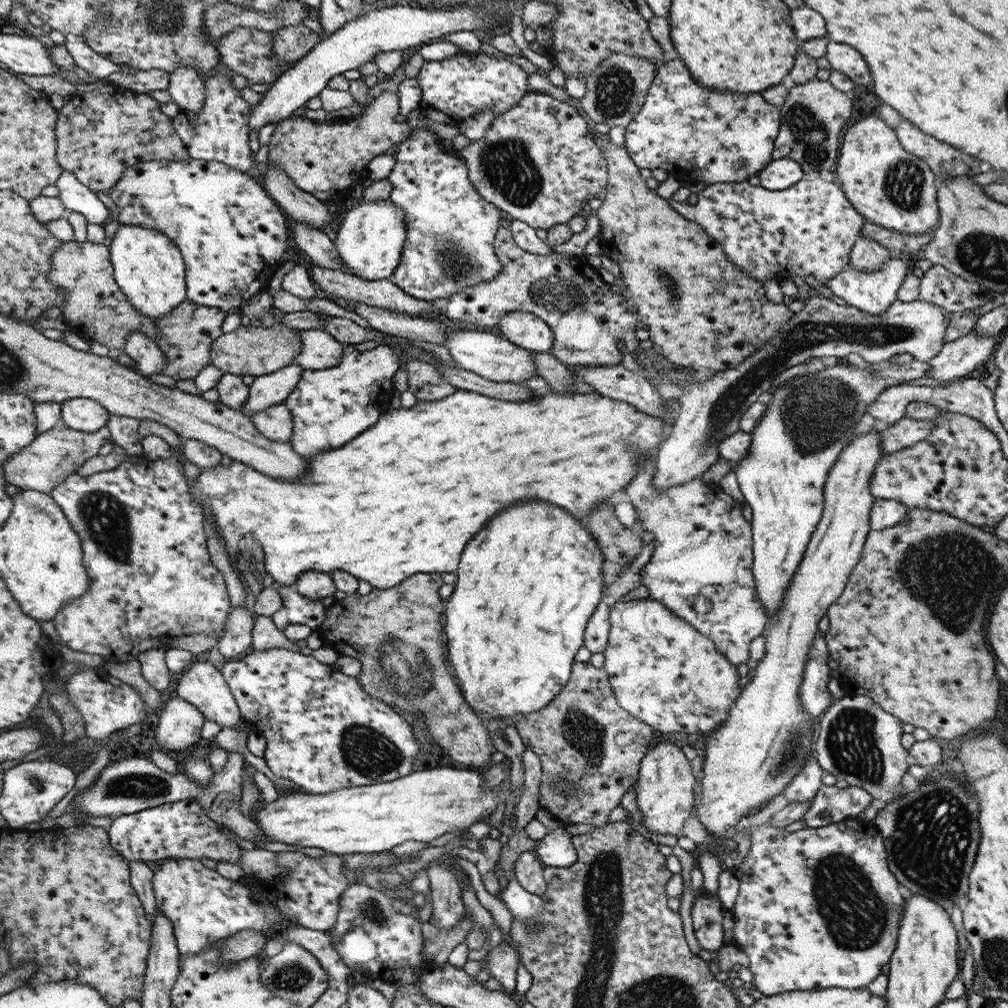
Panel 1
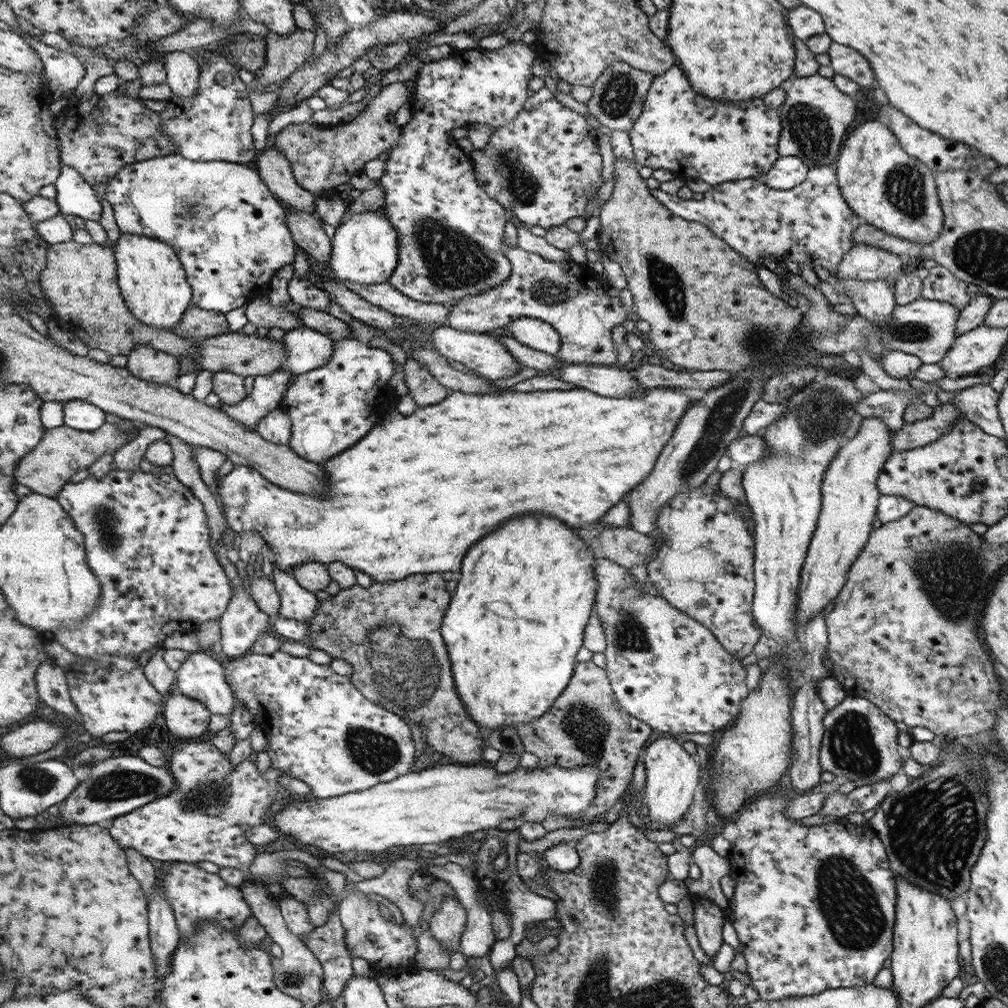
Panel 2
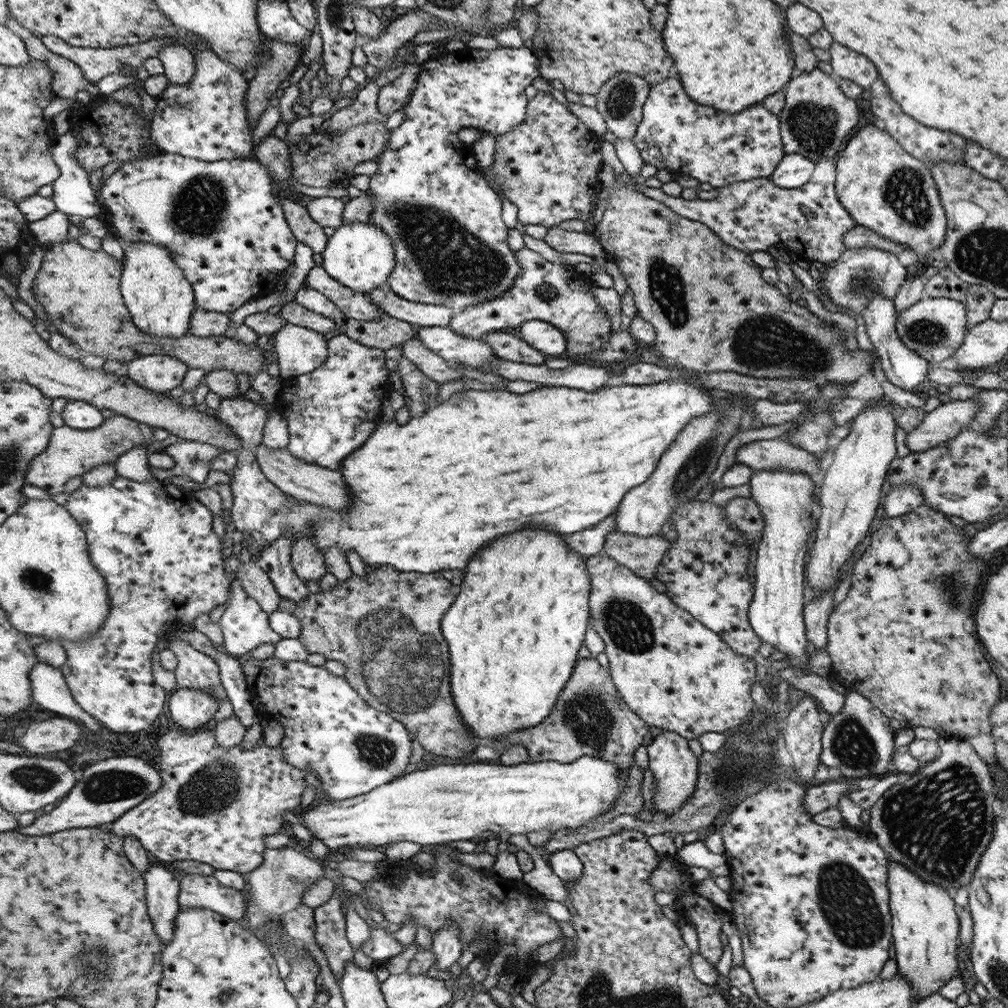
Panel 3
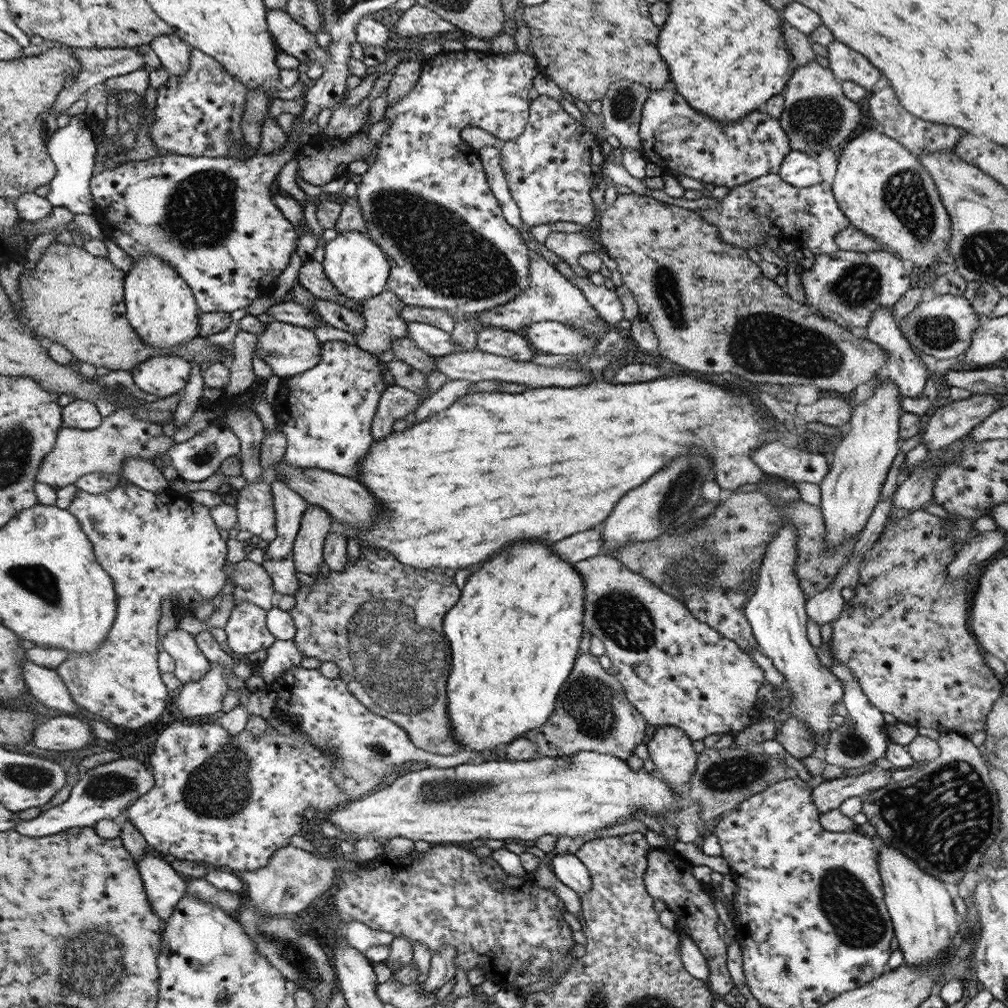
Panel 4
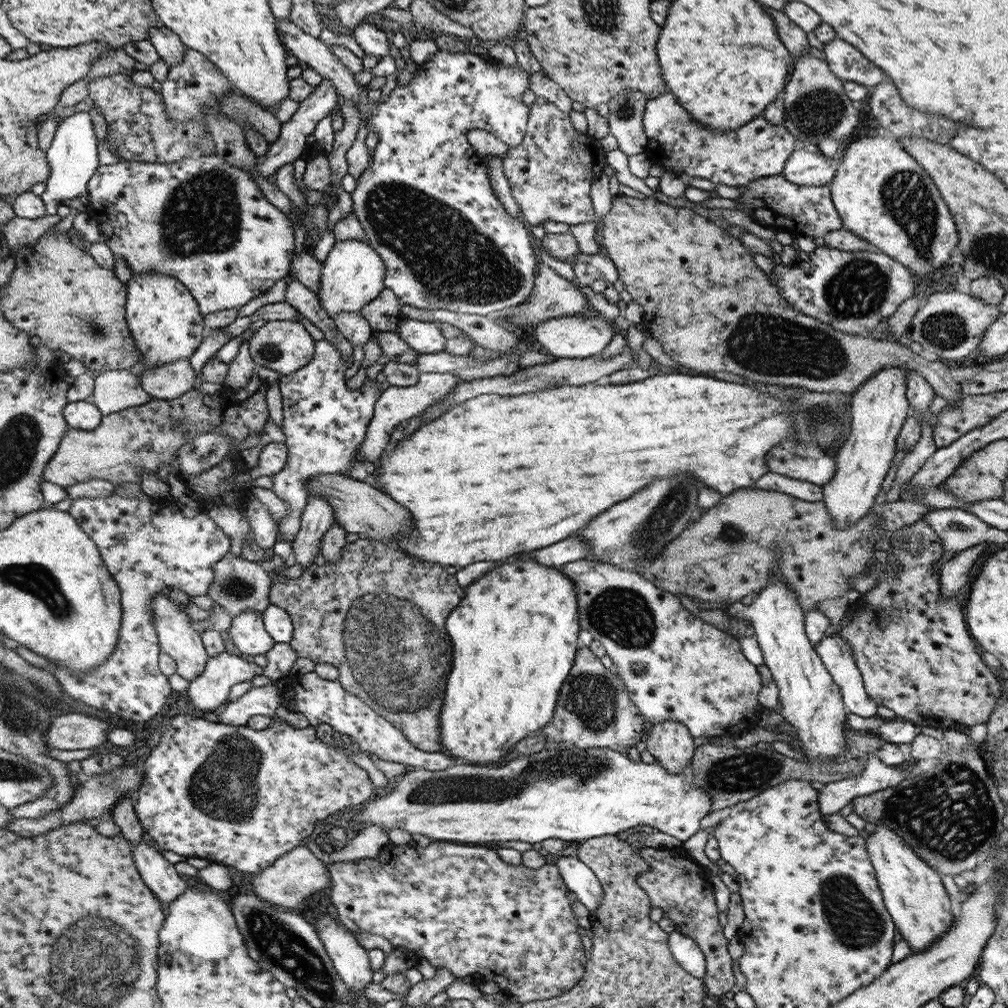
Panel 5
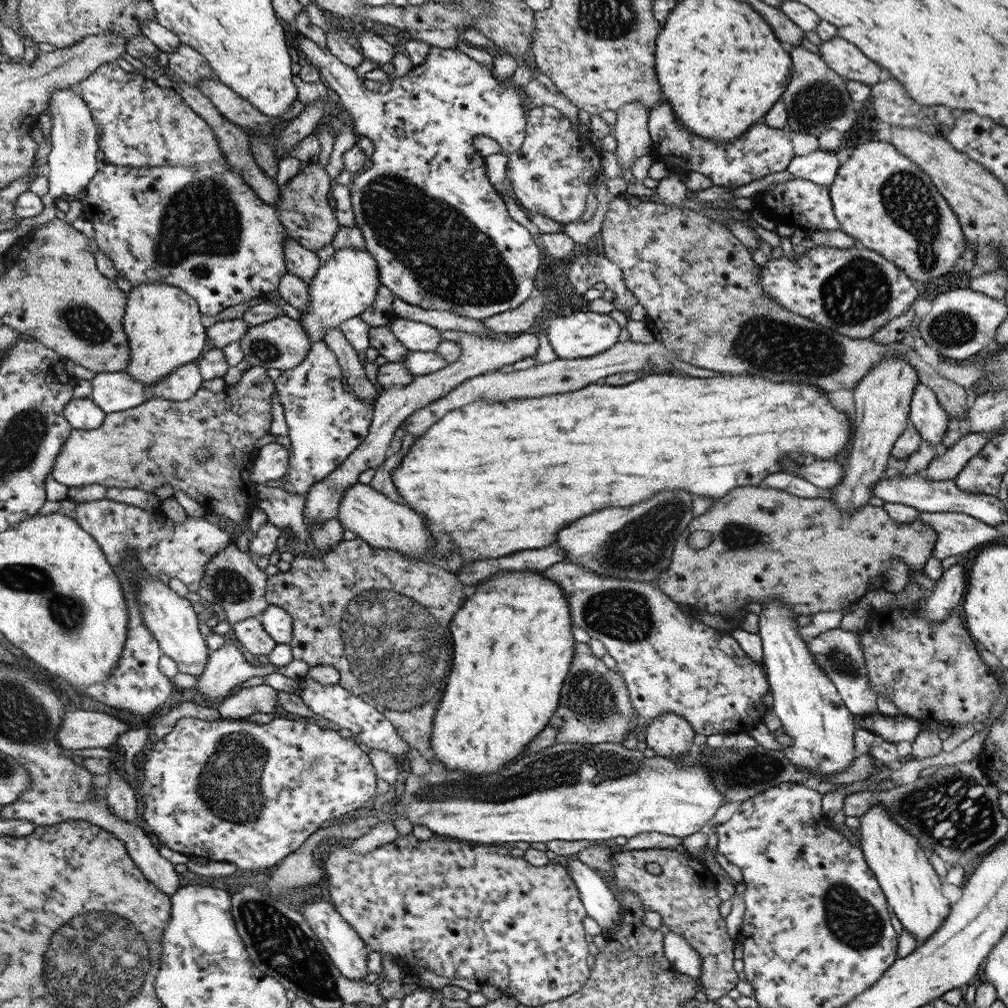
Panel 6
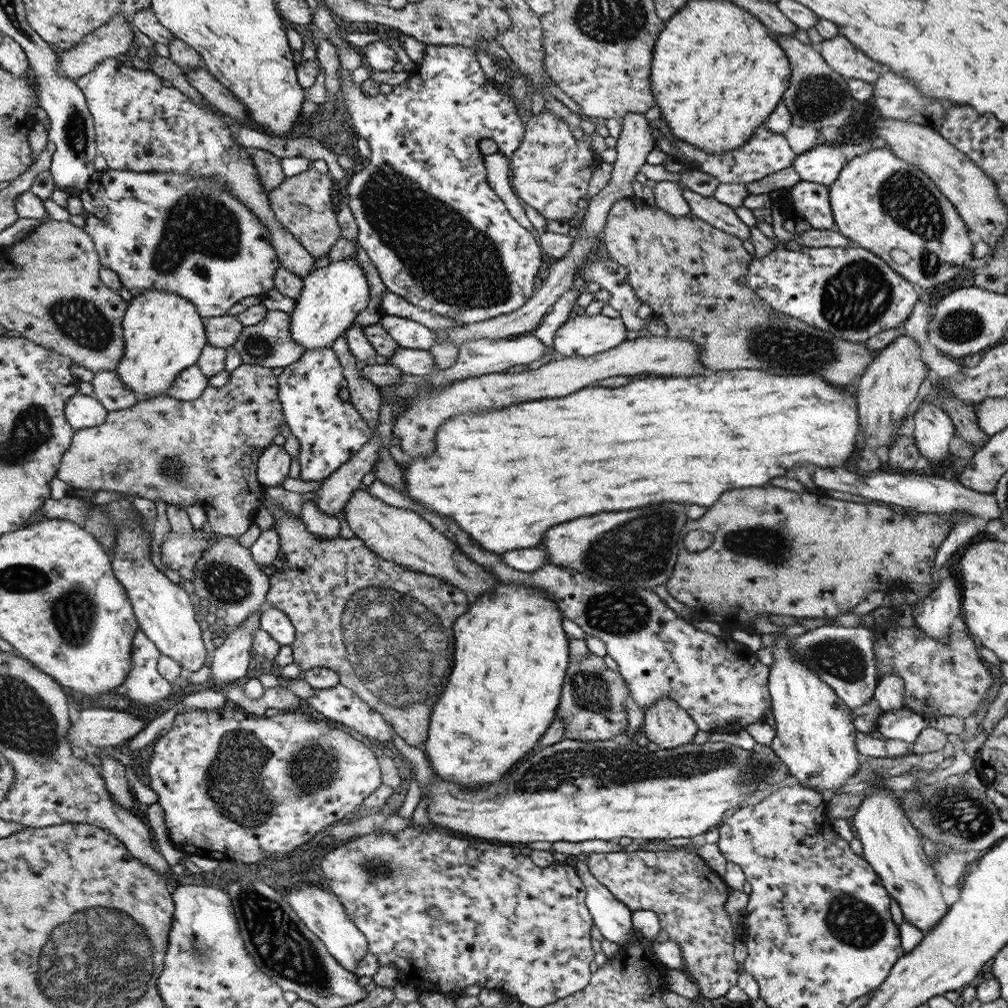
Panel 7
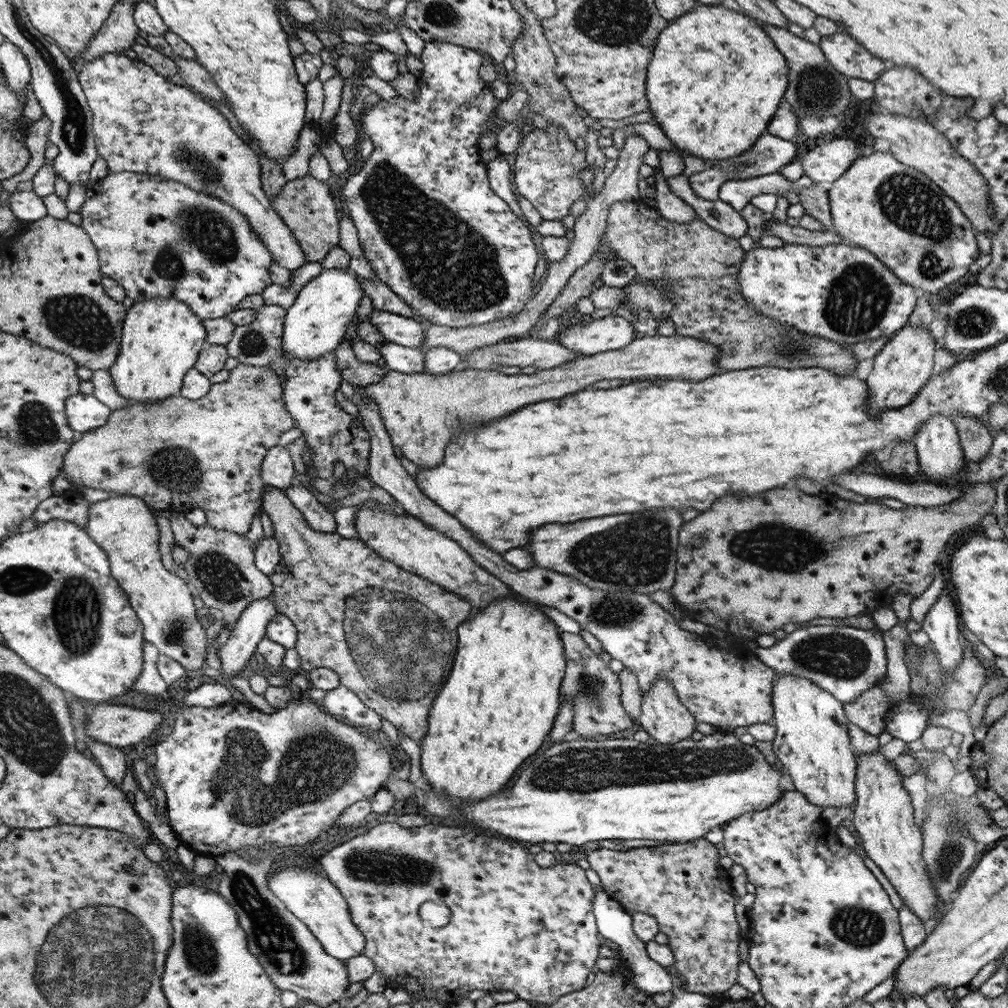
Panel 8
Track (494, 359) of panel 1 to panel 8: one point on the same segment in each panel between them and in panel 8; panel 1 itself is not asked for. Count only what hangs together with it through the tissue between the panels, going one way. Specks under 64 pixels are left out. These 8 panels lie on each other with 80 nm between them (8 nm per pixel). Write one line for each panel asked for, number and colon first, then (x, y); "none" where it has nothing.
2: (481, 352)
3: (475, 352)
4: (434, 340)
5: (425, 337)
6: (416, 336)
7: (409, 334)
8: (406, 332)

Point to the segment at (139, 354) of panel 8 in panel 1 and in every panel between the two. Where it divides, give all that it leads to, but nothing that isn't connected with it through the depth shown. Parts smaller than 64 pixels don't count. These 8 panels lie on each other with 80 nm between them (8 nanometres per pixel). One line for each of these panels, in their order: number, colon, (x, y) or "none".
1: (149, 267)
2: (154, 283)
3: (161, 301)
4: (161, 306)
5: (164, 317)
6: (163, 322)
7: (164, 333)

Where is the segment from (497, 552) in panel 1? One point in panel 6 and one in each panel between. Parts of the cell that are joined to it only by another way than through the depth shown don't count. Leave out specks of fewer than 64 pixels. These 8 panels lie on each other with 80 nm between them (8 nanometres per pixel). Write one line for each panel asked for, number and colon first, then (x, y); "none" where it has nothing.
2: (516, 620)
3: (514, 632)
4: (514, 636)
5: (515, 635)
6: (513, 648)

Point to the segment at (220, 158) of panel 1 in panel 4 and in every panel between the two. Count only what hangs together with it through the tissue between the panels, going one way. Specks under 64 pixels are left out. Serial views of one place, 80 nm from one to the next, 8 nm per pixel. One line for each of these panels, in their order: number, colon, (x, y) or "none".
2: (214, 125)
3: (207, 119)
4: (200, 114)

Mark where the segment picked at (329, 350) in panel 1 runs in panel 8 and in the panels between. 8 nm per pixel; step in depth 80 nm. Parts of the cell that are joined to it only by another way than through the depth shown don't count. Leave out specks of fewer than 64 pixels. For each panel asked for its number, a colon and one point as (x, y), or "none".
2: (307, 349)
3: (298, 350)
4: (288, 350)
5: (285, 346)
6: (282, 343)
7: (269, 343)
8: (259, 344)

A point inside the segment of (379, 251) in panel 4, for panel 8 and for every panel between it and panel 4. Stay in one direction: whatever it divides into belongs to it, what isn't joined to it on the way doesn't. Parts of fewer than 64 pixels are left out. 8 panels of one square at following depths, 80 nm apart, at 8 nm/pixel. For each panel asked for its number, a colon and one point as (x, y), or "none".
5: (352, 275)
6: (346, 285)
7: (332, 297)
8: (317, 323)

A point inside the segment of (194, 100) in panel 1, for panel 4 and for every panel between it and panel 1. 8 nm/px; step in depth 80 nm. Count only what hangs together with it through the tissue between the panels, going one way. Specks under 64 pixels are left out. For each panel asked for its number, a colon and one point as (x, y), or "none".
2: (182, 71)
3: (179, 65)
4: (174, 54)

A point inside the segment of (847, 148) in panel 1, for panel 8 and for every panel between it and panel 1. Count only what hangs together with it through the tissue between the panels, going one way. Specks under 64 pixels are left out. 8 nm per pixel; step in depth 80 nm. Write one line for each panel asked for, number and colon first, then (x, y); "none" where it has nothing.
2: (887, 188)
3: (883, 187)
4: (883, 189)
5: (882, 195)
6: (885, 201)
7: (881, 203)
8: (880, 204)

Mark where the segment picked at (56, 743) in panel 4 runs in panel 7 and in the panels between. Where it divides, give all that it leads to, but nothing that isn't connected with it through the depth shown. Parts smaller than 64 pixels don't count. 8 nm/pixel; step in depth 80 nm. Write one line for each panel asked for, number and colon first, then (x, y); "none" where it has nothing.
5: (72, 731)
6: (93, 729)
7: (101, 728)

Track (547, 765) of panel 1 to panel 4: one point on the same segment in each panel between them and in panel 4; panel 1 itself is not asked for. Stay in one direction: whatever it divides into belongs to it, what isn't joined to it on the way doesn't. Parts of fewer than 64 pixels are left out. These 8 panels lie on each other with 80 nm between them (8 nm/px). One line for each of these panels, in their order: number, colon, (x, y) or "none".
2: (587, 725)
3: (591, 717)
4: (593, 713)

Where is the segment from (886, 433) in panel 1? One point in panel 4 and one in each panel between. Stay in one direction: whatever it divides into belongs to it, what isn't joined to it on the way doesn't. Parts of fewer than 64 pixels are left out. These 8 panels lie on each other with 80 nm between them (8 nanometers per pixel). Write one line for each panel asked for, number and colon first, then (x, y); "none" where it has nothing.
2: (920, 433)
3: (944, 419)
4: (951, 420)

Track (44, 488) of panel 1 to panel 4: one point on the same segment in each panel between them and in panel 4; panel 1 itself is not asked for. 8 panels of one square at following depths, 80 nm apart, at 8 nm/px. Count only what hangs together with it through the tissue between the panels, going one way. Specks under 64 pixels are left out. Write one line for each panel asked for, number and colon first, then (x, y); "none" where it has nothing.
2: (63, 451)
3: (72, 452)
4: (123, 434)

